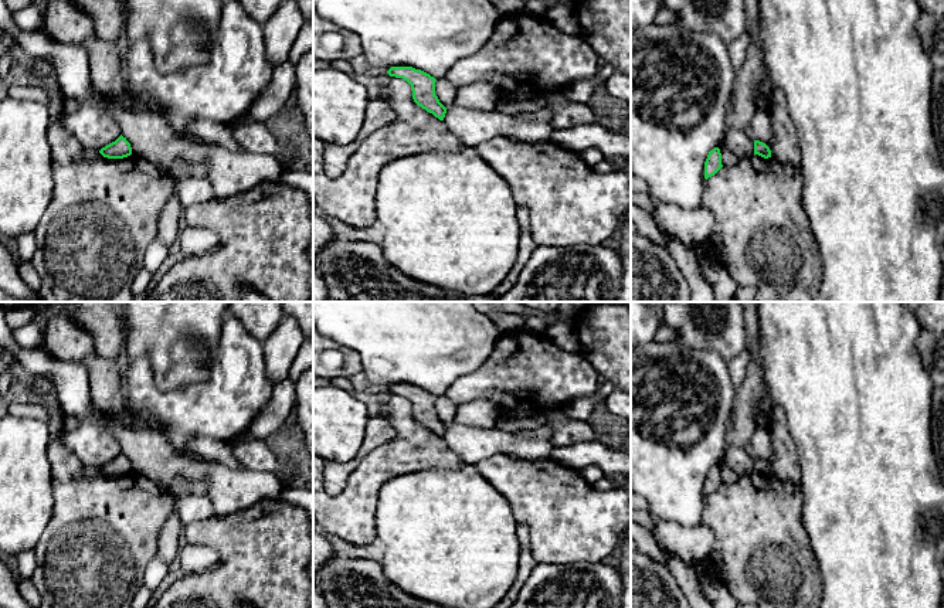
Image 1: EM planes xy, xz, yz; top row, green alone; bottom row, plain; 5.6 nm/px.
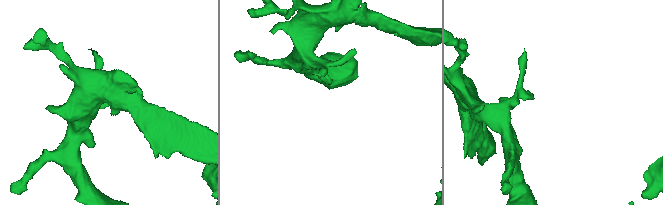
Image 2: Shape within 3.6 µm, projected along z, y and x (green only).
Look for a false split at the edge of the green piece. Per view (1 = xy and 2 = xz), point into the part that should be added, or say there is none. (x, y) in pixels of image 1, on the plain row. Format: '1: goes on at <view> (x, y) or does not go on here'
1: does not go on here
2: does not go on here

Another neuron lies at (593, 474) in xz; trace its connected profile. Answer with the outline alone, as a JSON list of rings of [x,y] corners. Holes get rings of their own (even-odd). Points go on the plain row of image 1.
[[[595,465],[583,468],[578,471],[578,473],[587,480],[590,485],[594,485],[600,479],[605,476],[605,473]]]

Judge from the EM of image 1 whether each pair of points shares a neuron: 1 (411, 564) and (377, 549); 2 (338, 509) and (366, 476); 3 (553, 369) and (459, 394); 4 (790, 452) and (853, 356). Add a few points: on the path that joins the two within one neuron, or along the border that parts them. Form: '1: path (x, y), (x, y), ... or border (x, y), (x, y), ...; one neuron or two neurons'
1: border (377, 537), (384, 546), (384, 556), (380, 561); two neurons
2: path (346, 500), (362, 485); one neuron
3: path (530, 374), (482, 384); one neuron
4: border (784, 414), (788, 434), (797, 451), (801, 478); two neurons

